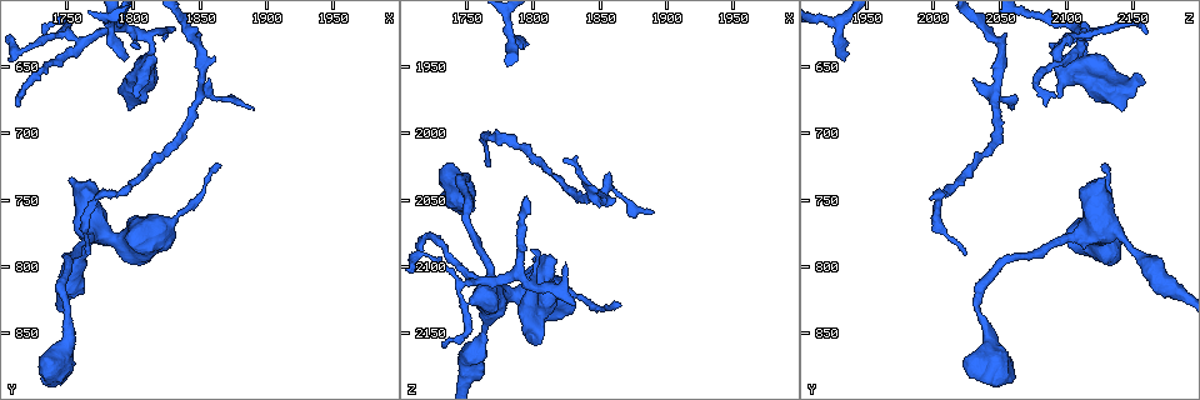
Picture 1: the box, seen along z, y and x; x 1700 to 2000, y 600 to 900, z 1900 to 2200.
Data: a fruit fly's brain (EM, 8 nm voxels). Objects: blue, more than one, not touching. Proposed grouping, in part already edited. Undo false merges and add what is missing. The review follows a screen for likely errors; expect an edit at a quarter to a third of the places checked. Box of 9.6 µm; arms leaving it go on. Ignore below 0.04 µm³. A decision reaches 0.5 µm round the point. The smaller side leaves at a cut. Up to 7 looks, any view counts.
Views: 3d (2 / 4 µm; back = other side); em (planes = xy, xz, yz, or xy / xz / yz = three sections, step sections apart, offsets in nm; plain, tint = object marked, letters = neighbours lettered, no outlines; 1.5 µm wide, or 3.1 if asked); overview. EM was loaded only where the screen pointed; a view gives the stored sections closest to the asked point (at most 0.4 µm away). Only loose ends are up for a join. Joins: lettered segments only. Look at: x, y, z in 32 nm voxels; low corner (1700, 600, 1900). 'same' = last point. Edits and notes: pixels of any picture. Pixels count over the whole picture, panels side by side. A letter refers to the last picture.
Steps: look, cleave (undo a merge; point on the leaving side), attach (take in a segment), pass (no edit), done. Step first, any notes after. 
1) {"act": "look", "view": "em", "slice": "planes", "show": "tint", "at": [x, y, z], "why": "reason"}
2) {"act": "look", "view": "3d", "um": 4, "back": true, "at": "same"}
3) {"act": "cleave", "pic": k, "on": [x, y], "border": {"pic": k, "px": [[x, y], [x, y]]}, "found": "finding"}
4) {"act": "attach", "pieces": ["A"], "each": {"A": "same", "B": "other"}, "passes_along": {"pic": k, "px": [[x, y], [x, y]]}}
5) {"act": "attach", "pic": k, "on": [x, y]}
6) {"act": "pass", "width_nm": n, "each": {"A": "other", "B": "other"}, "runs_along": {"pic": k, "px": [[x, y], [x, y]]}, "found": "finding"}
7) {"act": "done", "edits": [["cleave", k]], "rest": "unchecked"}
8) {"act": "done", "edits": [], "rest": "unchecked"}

{"act": "look", "view": "em", "slice": "yz", "step": 8, "show": "tint", "at": [1754, 736, 2130], "why": "free end"}

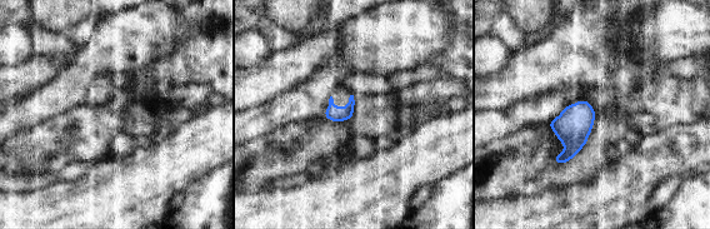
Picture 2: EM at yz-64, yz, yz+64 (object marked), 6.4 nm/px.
{"act": "look", "view": "em", "slice": "planes", "show": "letters", "at": "same"}

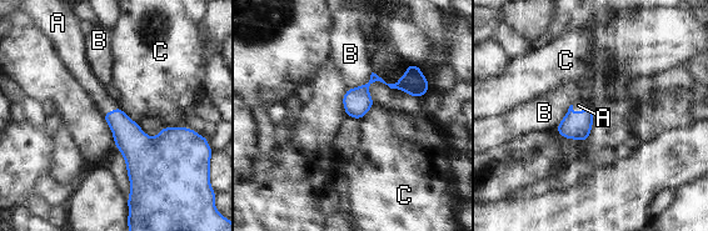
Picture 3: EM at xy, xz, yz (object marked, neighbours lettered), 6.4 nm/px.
{"act": "attach", "pieces": ["A"], "each": {"A": "same", "B": "other", "C": "other"}, "passes_along": {"pic": 3, "px": [[574, 125], [579, 113], [578, 105]]}, "found": "it goes on there"}

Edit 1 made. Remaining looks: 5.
{"act": "look", "view": "em", "slice": "planes", "show": "plain", "at": [1768, 790, 2022], "why": "branch stops here"}

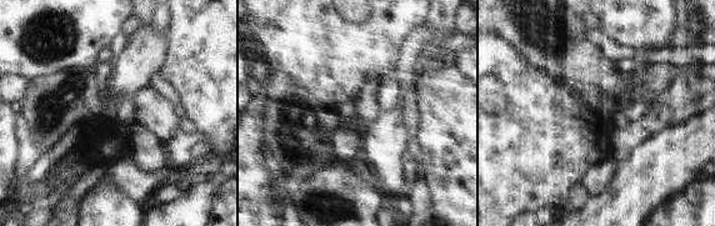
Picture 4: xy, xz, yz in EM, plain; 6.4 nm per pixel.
{"act": "look", "view": "em", "slice": "planes", "show": "tint", "at": "same", "why": "with the object marked"}

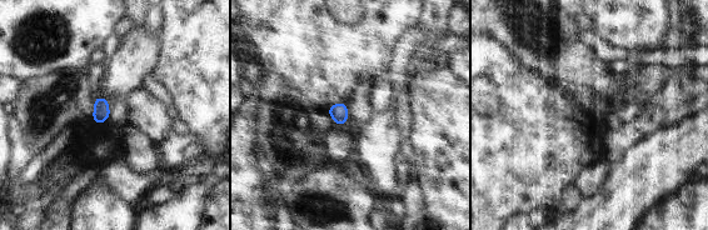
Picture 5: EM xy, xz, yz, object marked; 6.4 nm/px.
{"act": "look", "view": "em", "slice": "planes", "show": "letters", "at": "same"}

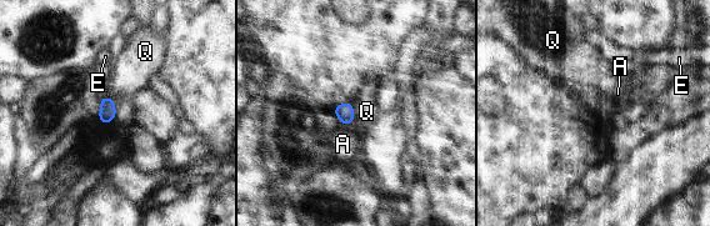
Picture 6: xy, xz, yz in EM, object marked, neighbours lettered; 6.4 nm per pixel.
{"act": "pass", "longest_contact_nm": ["Q", 170], "each": {"A": "other", "E": "other", "Q": "other"}, "border": {"pic": 6, "px": [[353, 103], [353, 121], [345, 126]]}, "found": "no lettered segment goes on from it"}

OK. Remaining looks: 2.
{"act": "done", "edits": [["attach", 3]], "rest": "unchecked"}

